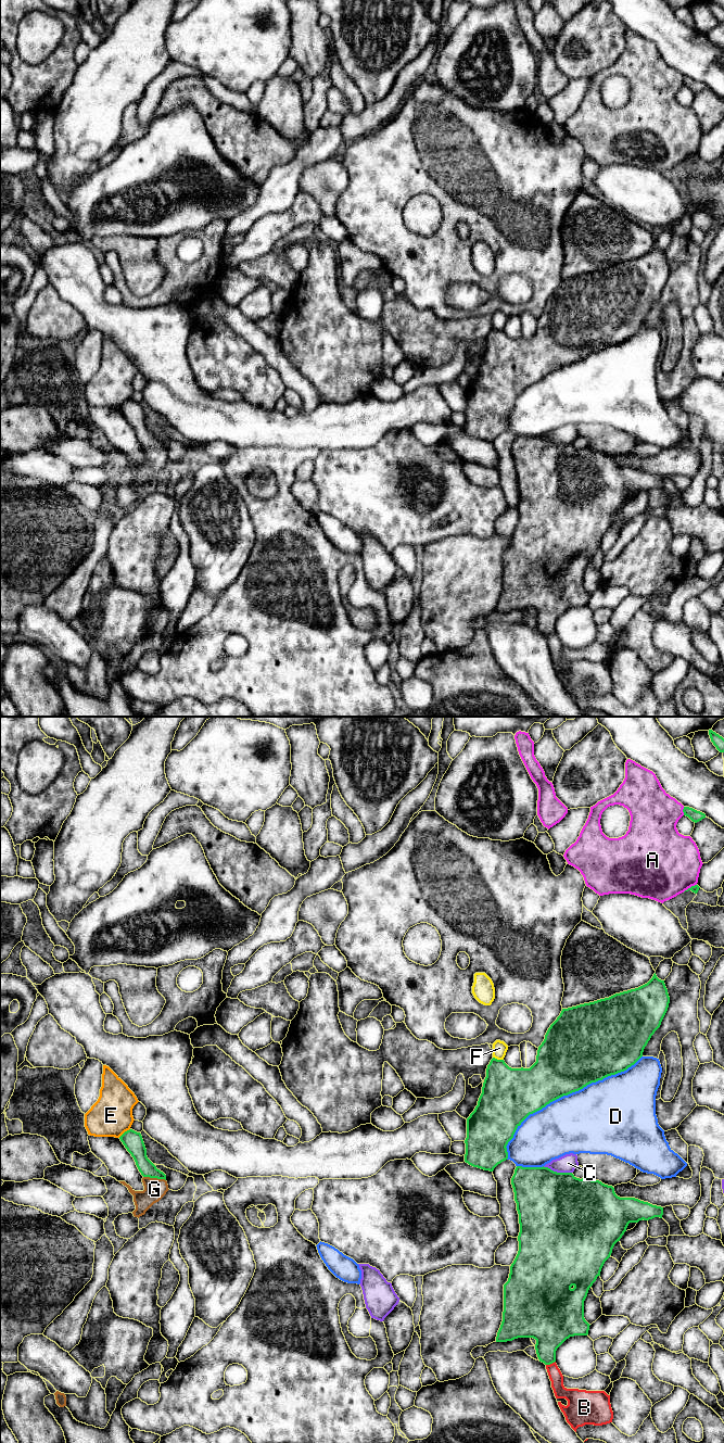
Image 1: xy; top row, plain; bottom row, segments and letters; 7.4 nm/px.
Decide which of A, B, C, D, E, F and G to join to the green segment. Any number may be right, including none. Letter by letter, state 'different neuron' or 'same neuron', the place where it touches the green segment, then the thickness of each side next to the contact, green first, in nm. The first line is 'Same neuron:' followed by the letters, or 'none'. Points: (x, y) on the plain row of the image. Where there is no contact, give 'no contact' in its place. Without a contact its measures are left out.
Same neuron: G
A: different neuron | xy (683, 81) | 90/360 nm
B: different neuron | xy (550, 633) | 280/100 nm
C: different neuron | xy (556, 442) | 500/140 nm
D: different neuron | xy (563, 365) | 460/460 nm
E: different neuron | xy (125, 402) | 140/300 nm
F: different neuron | xy (498, 330) | 380/110 nm
G: same neuron | xy (154, 447) | 120/160 nm

